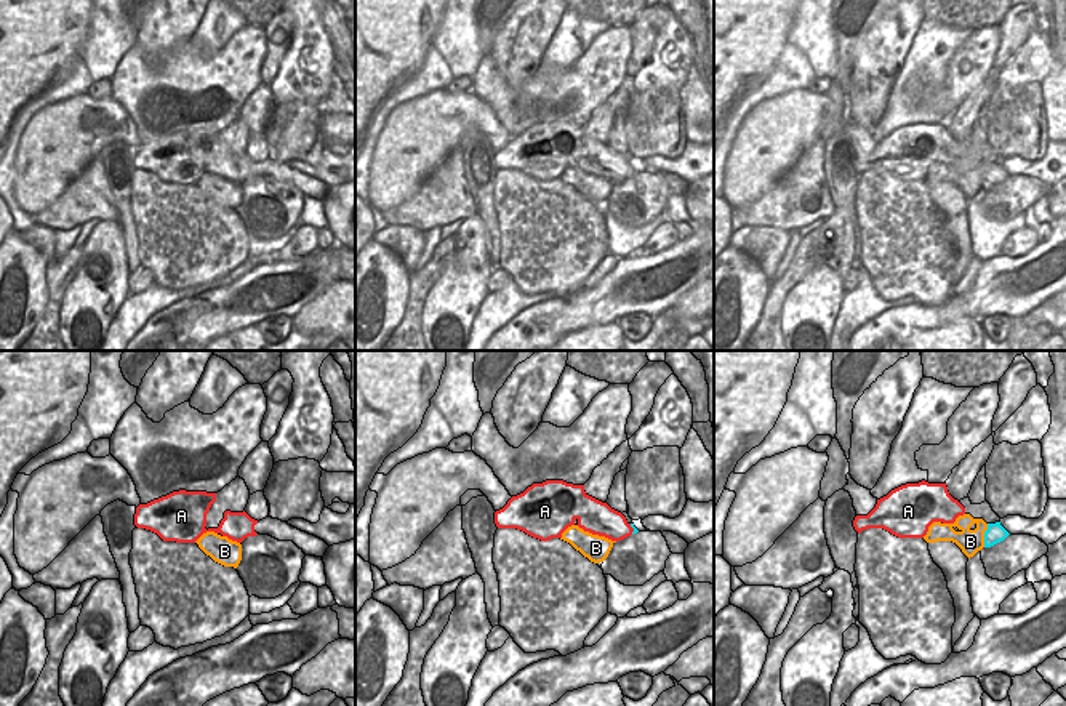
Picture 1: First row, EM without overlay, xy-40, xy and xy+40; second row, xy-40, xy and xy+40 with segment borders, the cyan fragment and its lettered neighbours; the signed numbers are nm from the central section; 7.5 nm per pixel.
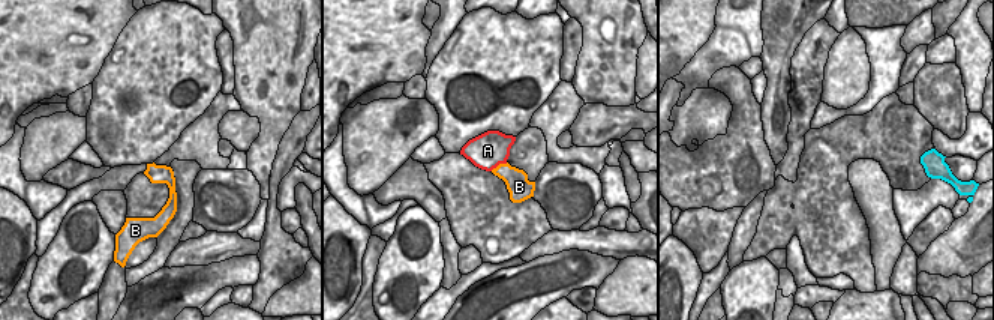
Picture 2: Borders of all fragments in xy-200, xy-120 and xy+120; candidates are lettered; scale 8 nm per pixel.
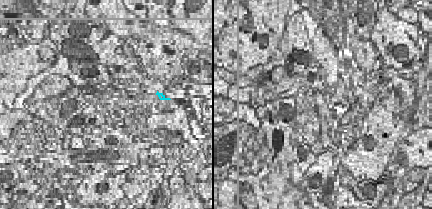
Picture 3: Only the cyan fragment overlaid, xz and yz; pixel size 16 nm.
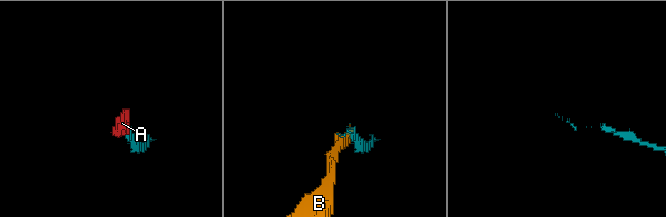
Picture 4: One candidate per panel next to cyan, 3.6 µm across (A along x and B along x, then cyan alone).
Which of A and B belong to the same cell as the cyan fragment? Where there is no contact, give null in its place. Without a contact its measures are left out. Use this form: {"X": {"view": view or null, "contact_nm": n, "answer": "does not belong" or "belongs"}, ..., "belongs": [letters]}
{"A": {"view": "xy", "contact_nm": 90, "answer": "belongs"}, "B": {"view": "xy+40", "contact_nm": 180, "answer": "does not belong"}, "belongs": ["A"]}

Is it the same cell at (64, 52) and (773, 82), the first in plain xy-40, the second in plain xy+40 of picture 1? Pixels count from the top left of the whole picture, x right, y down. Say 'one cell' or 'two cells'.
two cells

